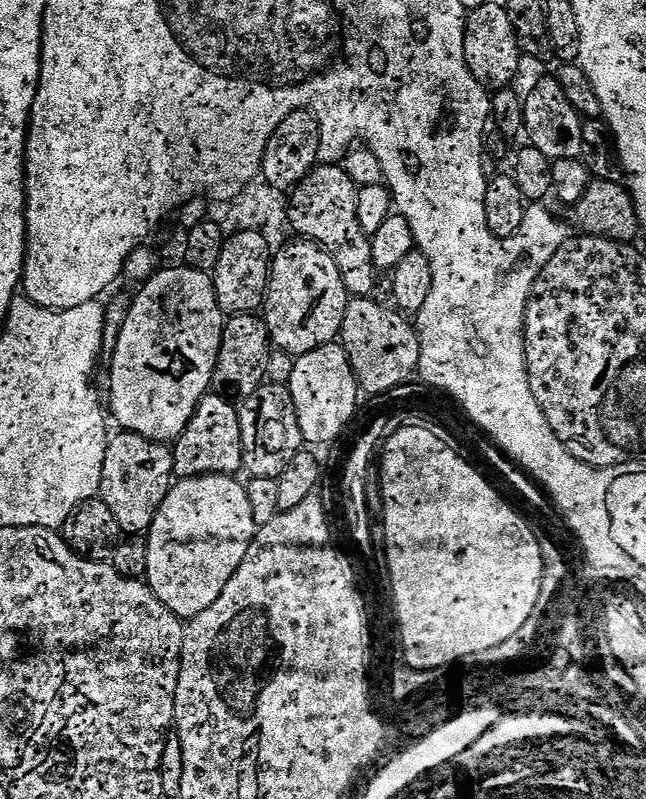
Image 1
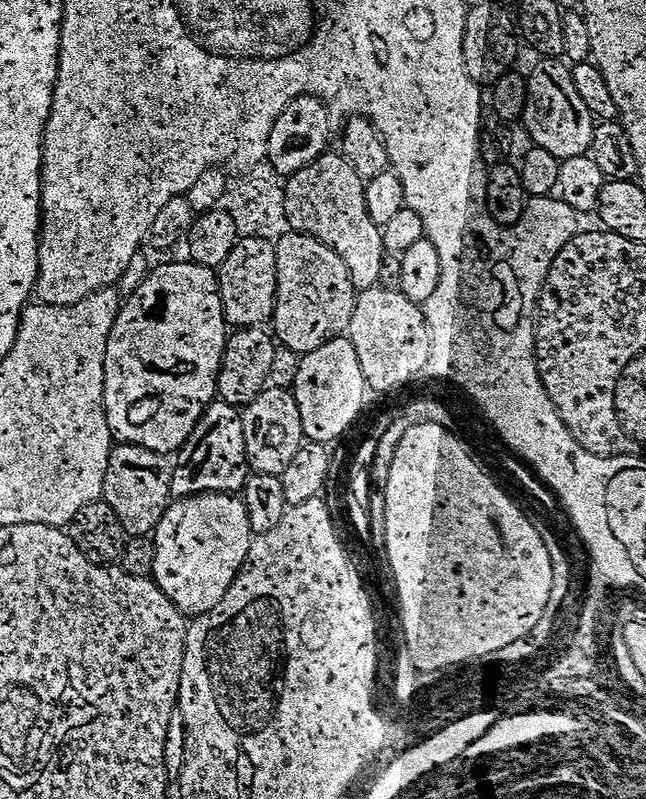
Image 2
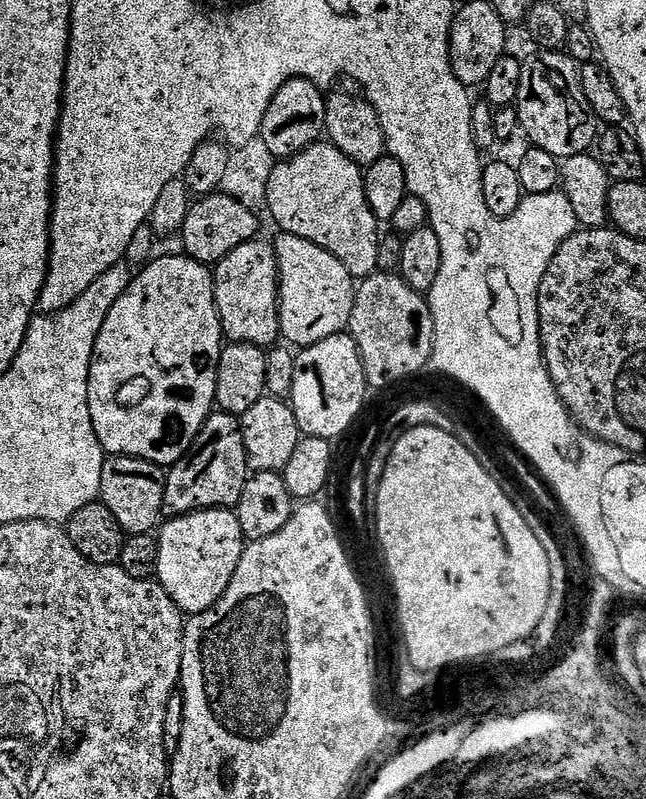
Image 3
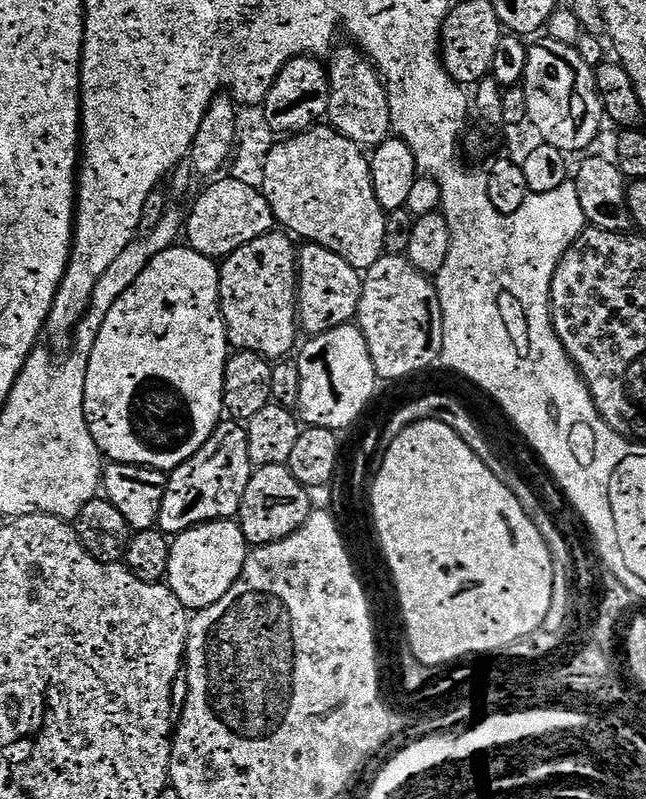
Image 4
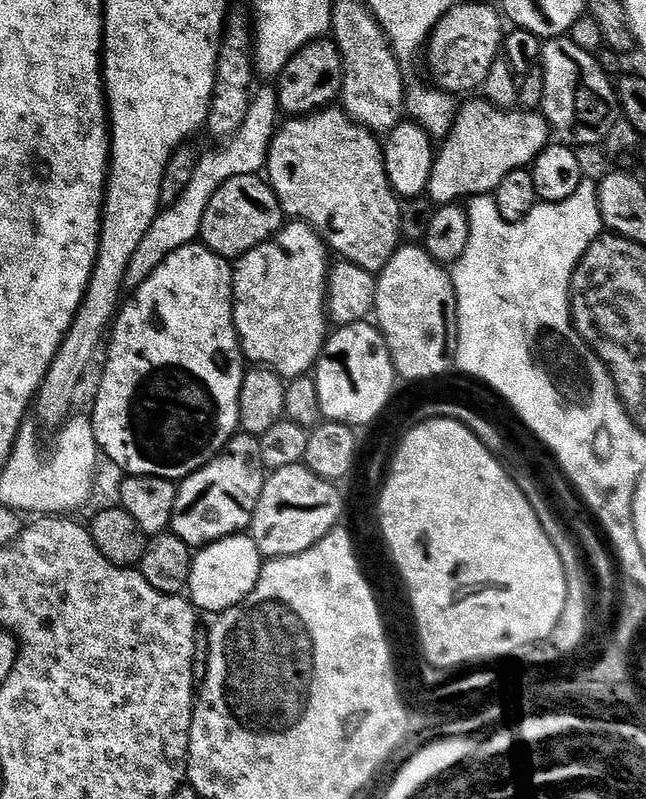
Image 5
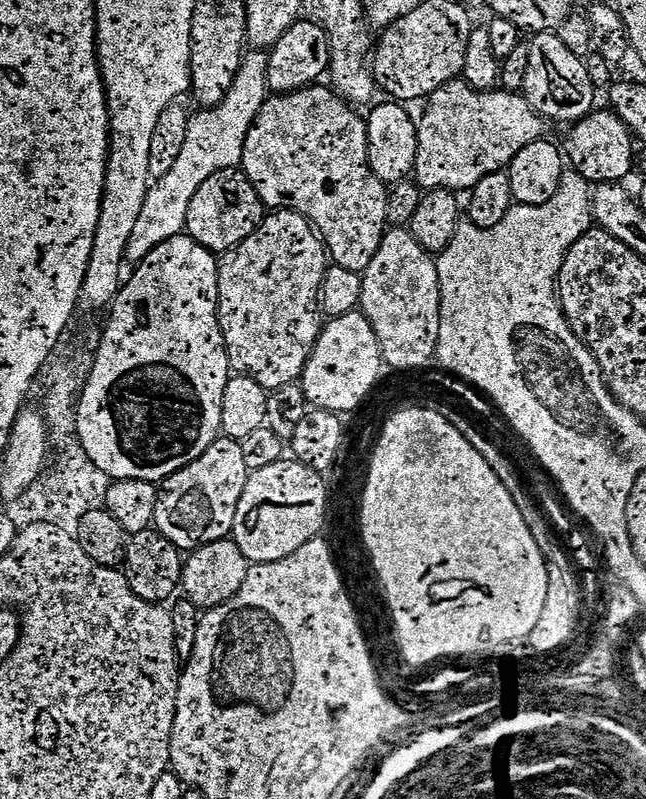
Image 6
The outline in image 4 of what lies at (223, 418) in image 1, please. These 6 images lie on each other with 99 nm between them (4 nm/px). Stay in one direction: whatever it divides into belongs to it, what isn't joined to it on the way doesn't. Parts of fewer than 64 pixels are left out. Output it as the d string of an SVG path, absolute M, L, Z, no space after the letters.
M240 422L221 423L203 450L168 476L168 490L158 521L159 531L175 538L200 524L239 517L253 471L247 427Z

